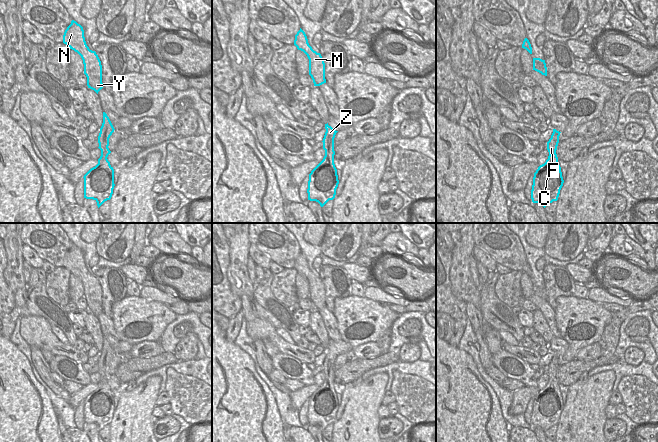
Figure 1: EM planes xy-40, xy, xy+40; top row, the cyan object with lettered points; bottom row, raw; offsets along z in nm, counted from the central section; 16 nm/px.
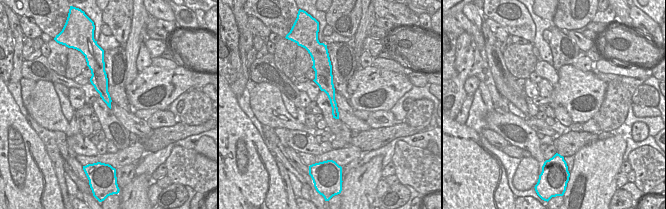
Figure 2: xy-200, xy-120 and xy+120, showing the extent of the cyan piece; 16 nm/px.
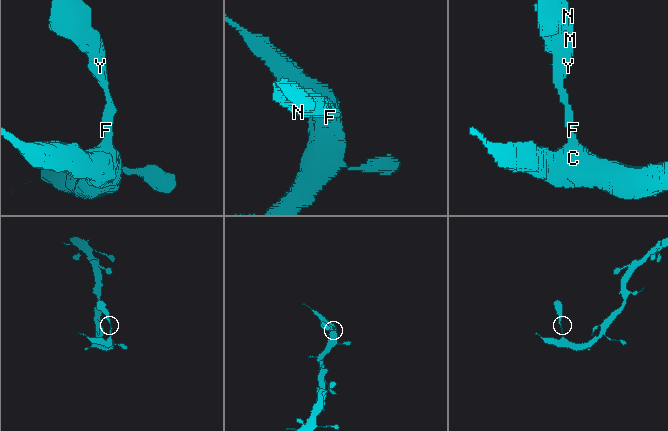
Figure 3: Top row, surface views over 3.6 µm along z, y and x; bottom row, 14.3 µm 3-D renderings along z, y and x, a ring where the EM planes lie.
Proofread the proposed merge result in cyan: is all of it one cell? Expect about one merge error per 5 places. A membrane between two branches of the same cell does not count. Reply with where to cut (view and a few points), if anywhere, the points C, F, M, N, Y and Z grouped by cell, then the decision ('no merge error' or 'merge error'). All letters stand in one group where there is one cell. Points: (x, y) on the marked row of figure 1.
no cut; C F M N Y Z; no merge error

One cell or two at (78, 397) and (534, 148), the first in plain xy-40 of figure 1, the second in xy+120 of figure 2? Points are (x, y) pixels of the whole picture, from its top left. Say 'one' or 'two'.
two

